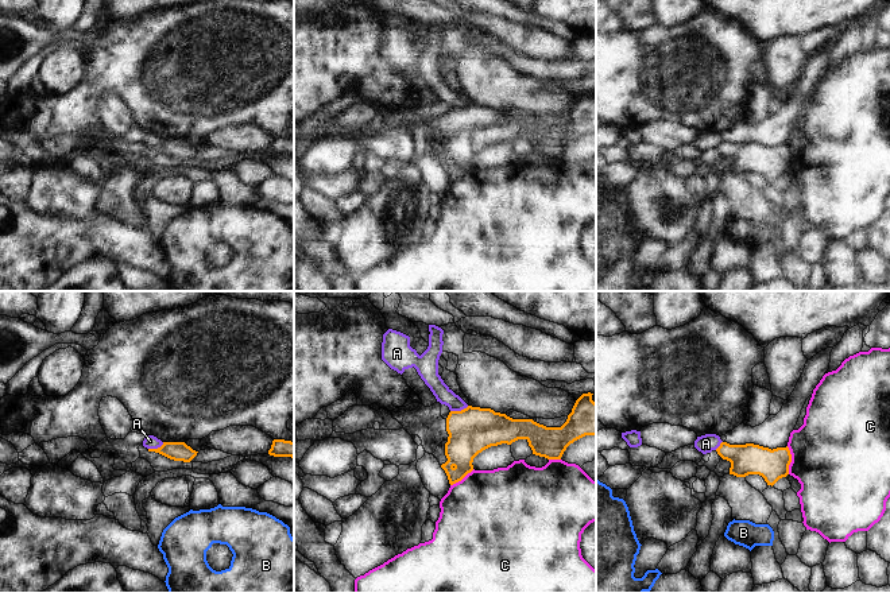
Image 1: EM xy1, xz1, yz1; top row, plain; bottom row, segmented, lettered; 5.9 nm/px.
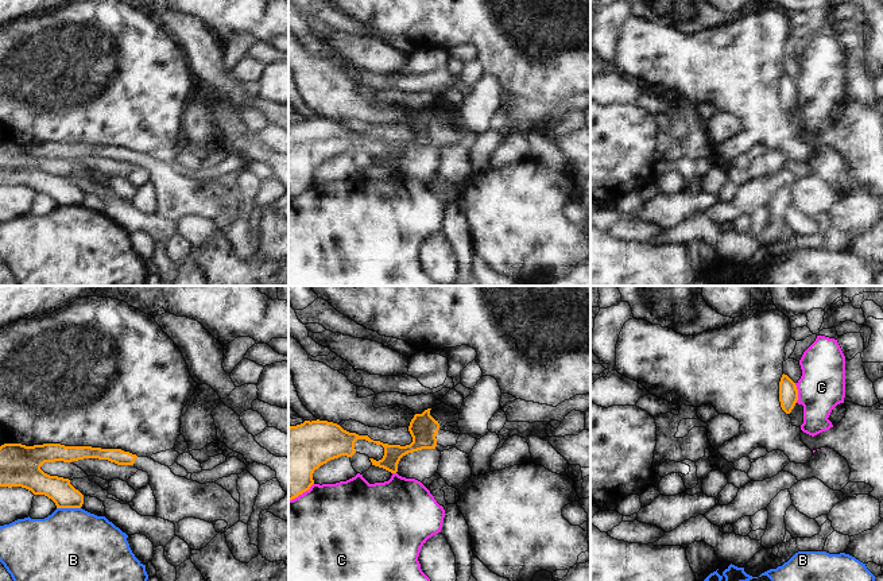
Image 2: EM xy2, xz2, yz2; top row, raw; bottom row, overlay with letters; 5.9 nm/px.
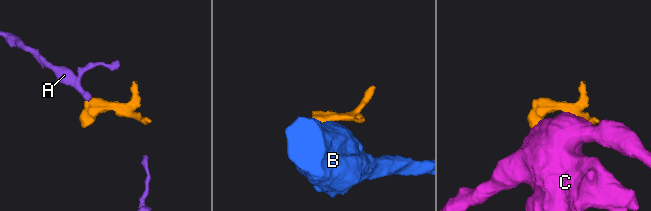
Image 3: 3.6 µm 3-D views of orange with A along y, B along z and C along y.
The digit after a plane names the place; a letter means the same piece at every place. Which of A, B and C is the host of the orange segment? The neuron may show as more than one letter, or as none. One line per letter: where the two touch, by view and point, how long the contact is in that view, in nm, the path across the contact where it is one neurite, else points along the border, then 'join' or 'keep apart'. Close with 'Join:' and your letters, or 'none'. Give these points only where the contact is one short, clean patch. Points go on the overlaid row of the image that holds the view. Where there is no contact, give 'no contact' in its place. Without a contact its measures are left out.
A: contact xz1 (459, 411); length 120 nm; border xz1 (468, 406), (451, 411); keep apart
B: contact xy2 (69, 507); length 140 nm; keep apart
C: contact yz1 (790, 460); length 170 nm; keep apart
Join: none

